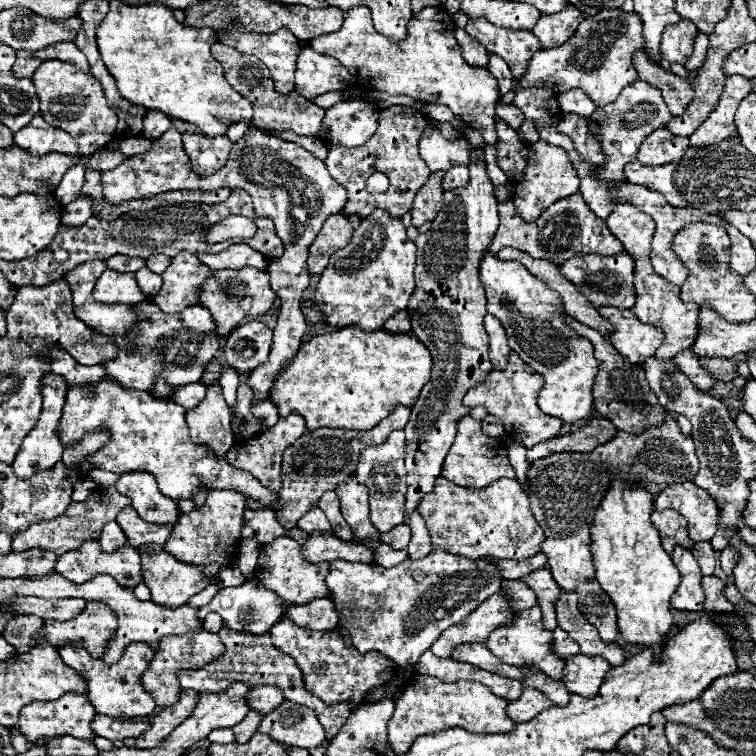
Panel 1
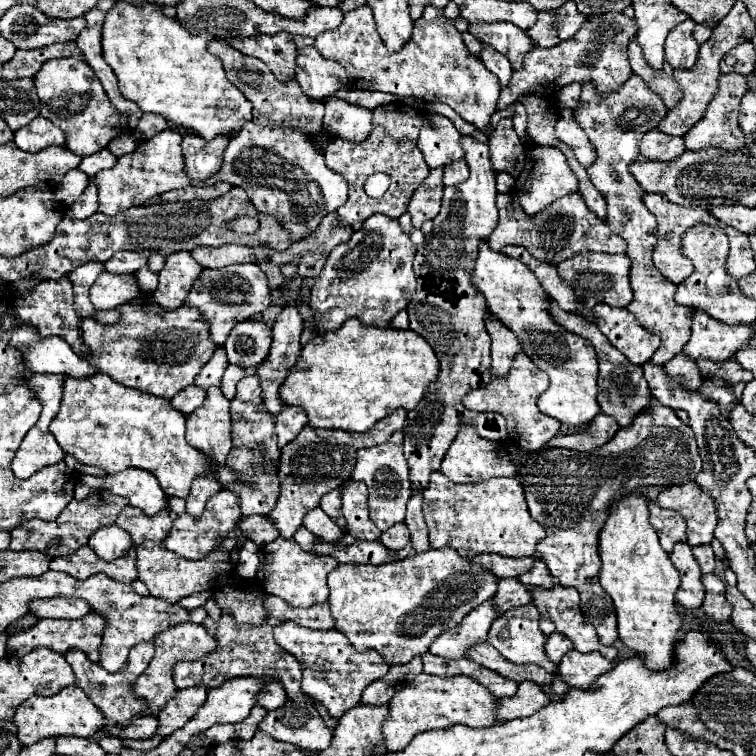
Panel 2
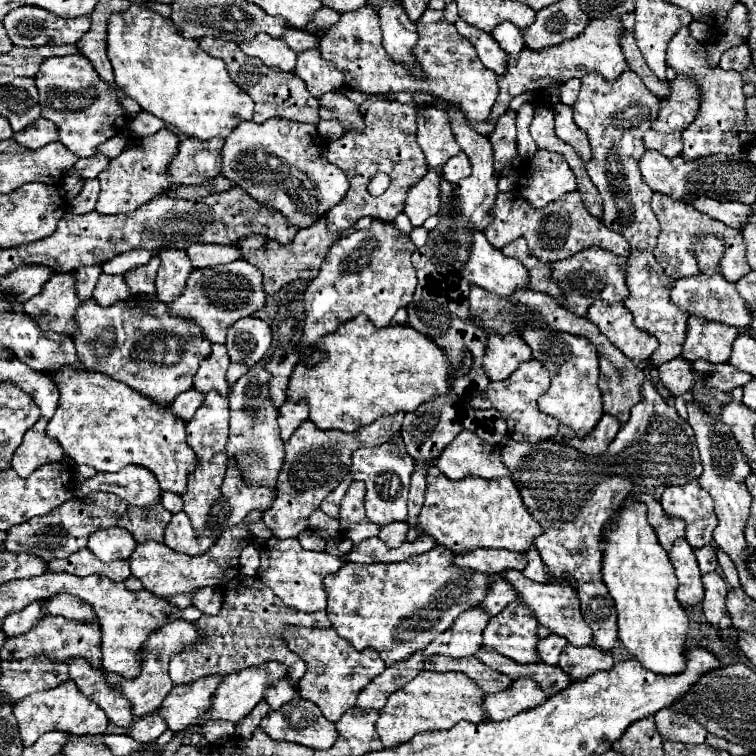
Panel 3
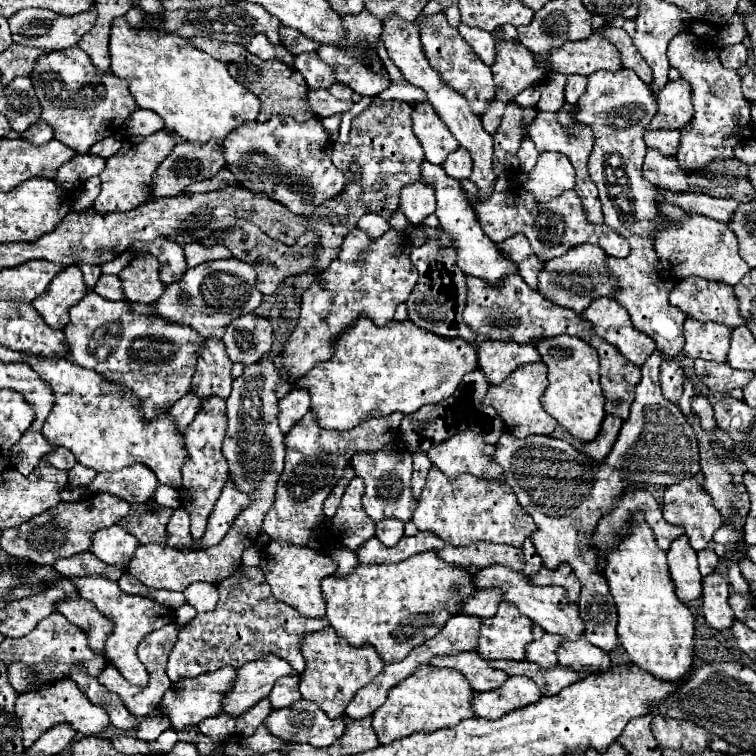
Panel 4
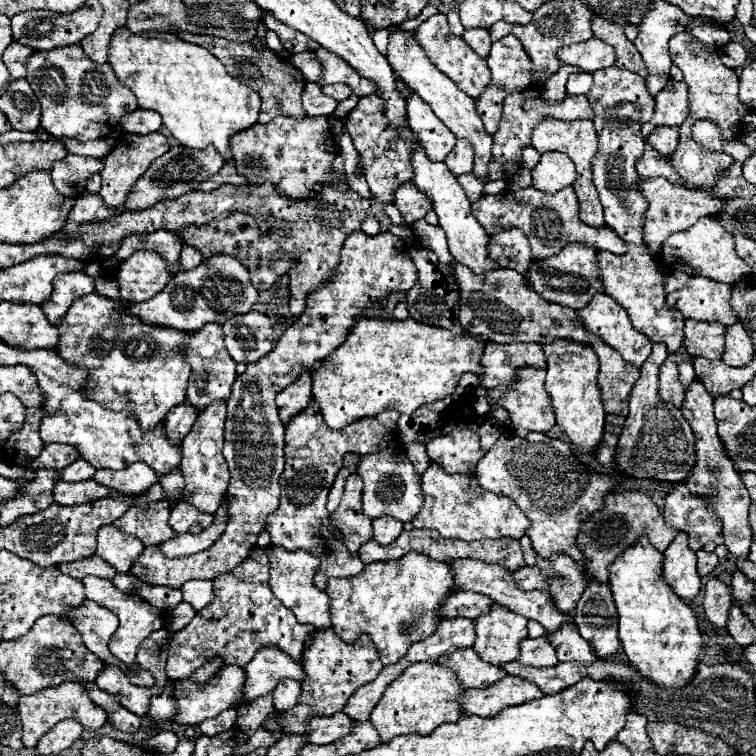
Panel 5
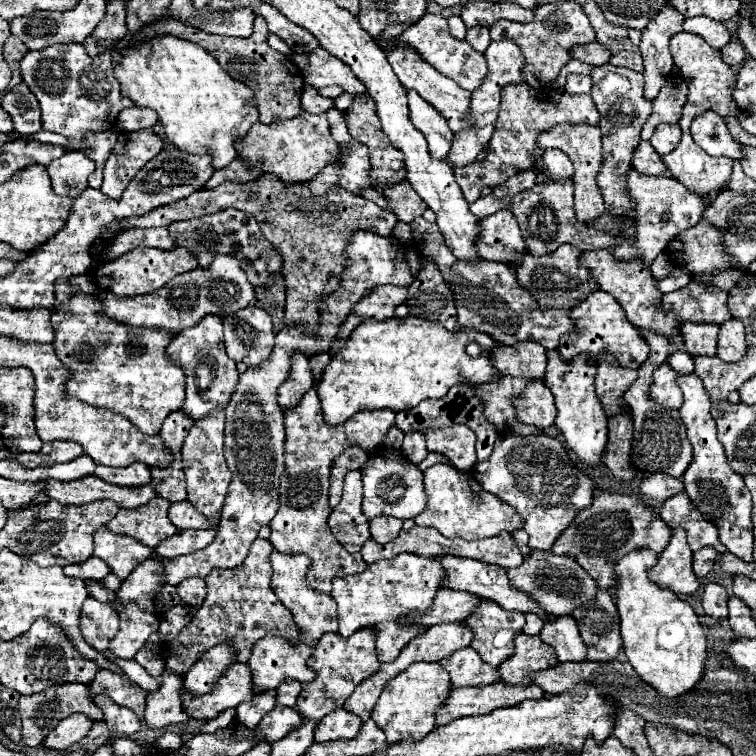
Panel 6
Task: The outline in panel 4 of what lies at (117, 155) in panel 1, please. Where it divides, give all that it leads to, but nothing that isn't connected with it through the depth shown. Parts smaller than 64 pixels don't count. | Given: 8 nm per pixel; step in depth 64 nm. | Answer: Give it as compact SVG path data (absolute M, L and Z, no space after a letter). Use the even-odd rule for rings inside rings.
M74 156L70 162L66 162L64 166L60 166L58 174L56 174L56 184L66 190L66 192L76 192L80 190L80 186L84 186L84 182L92 176L98 176L104 170L106 158L102 156Z

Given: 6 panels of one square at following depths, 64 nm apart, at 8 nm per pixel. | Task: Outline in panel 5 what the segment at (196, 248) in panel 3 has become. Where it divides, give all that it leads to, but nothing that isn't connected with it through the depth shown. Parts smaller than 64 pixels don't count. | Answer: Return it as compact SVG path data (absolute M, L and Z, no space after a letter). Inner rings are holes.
M184 246L182 248L182 270L192 270L202 262L200 250L192 248L192 246Z

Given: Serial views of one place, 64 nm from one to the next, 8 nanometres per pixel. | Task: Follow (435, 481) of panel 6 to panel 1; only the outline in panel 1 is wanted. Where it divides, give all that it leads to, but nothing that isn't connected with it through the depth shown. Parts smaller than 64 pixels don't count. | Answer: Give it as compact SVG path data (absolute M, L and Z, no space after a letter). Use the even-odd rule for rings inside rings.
M438 478L436 486L432 492L428 492L420 504L418 504L418 512L426 522L430 540L434 548L442 548L446 552L452 554L460 554L472 560L478 558L512 558L512 560L526 560L534 554L540 552L540 544L544 542L544 532L540 530L532 510L530 510L530 502L528 496L524 494L522 486L518 480L510 480L510 478L500 478L494 484L490 484L484 490L470 490L470 488L462 488L456 486L452 482L448 482L446 478Z

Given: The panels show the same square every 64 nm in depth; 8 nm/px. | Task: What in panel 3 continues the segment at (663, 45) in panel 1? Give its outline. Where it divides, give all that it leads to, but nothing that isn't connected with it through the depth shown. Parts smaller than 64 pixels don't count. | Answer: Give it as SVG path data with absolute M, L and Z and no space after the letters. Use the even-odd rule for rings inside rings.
M682 26L676 32L676 36L672 36L672 40L668 42L666 64L670 68L674 68L678 74L692 76L698 82L700 90L702 90L698 116L682 132L682 138L684 138L682 156L686 160L694 160L698 156L708 156L708 154L714 154L714 152L724 152L724 154L742 152L752 140L752 136L748 136L748 132L744 128L744 120L746 120L744 102L746 102L746 96L742 92L742 88L744 88L742 76L736 70L712 68L708 64L708 60L706 60L704 44L700 44L696 38L692 38L688 26Z

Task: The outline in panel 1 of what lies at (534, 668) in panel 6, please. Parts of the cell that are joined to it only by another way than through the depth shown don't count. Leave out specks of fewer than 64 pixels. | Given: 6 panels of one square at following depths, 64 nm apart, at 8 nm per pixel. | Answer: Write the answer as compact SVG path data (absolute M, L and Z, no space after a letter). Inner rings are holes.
M556 628L554 630L554 652L562 658L568 658L568 656L580 654L580 648L562 628Z

